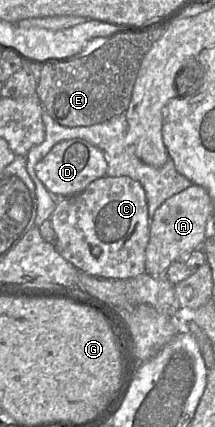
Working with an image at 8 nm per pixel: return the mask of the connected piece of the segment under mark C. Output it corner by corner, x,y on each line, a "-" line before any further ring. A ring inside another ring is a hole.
127,176
98,178
81,193
62,197
50,221
57,235
56,250
79,271
111,279
129,279
146,272
151,218
139,181

